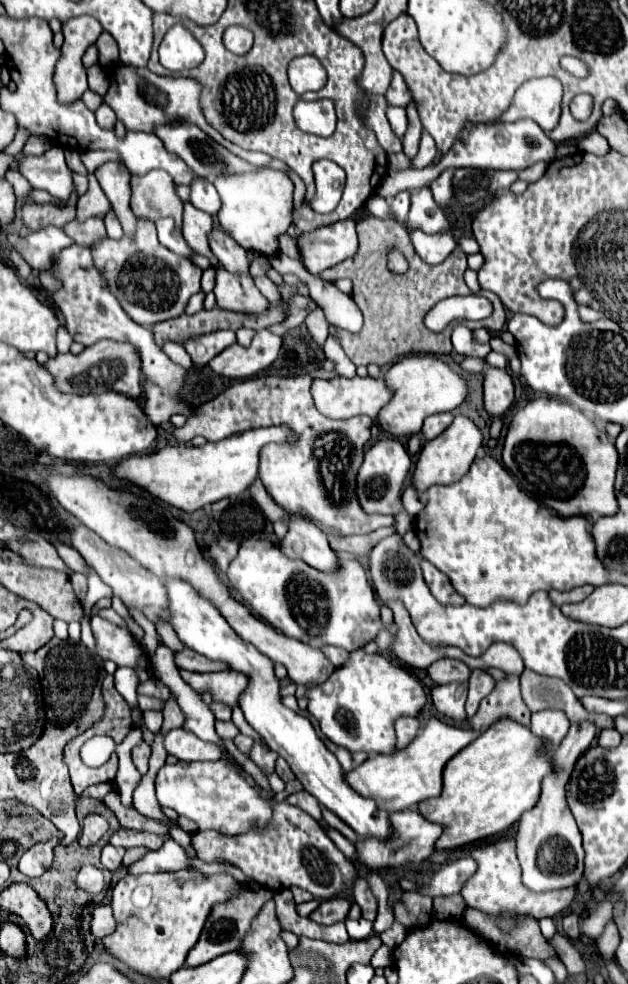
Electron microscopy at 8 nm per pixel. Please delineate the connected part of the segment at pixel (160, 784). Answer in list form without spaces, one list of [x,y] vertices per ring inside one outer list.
[[[228,759],[164,765],[156,777],[156,797],[162,807],[170,807],[178,815],[194,821],[198,831],[214,829],[224,835],[244,835],[252,829],[266,831],[272,819],[272,802],[264,799]]]

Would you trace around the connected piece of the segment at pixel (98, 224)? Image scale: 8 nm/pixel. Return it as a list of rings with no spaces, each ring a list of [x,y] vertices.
[[[90,217],[86,221],[78,221],[72,219],[70,223],[66,223],[64,233],[68,237],[72,237],[78,245],[86,245],[90,247],[94,241],[98,241],[100,237],[106,237],[106,229],[104,229],[104,221],[102,217]]]

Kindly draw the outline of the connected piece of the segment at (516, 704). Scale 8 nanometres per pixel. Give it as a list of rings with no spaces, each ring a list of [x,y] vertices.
[[[506,675],[502,681],[496,681],[492,693],[482,699],[478,713],[470,719],[470,725],[478,731],[486,731],[500,717],[530,725],[530,709],[520,697],[520,679],[516,675]]]

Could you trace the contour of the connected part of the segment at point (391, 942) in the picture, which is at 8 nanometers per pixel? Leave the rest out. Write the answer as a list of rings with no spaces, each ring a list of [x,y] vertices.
[[[394,921],[392,927],[386,929],[384,933],[380,933],[379,937],[382,939],[384,945],[396,947],[396,945],[400,945],[400,943],[404,941],[404,937],[406,937],[406,927],[404,927],[400,921]]]

